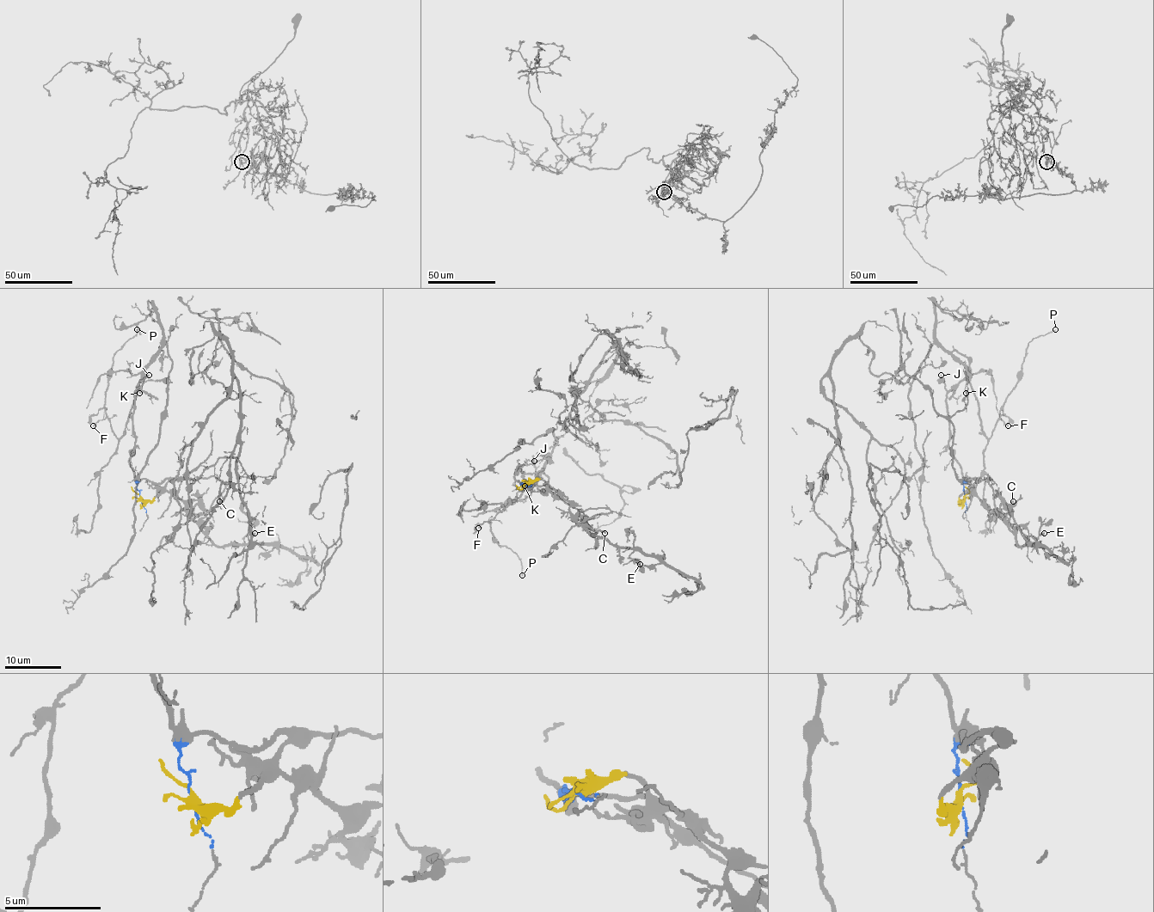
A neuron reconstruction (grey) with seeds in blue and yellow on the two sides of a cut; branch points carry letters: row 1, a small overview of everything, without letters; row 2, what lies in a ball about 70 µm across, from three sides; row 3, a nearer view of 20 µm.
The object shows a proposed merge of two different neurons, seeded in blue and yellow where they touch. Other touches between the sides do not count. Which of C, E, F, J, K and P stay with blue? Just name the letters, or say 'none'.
F, J, K, P

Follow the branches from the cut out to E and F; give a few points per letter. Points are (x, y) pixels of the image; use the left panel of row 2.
E: (140, 496), (146, 500), (171, 492), (184, 504), (184, 511), (218, 546), (248, 544), (243, 539), (255, 533)
F: (140, 496), (129, 462), (134, 447), (134, 394), (142, 380), (126, 431), (119, 438), (107, 419), (94, 425)

